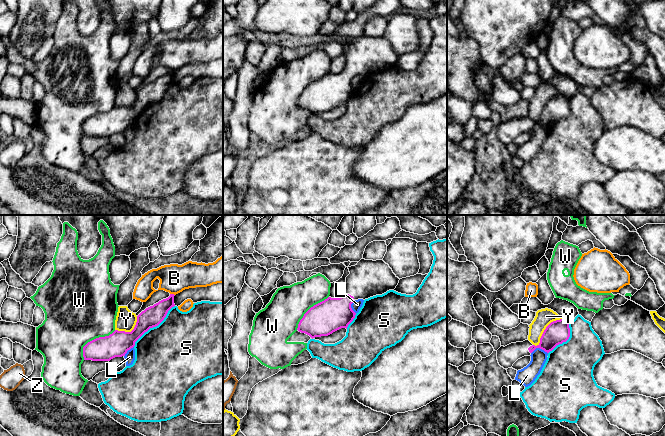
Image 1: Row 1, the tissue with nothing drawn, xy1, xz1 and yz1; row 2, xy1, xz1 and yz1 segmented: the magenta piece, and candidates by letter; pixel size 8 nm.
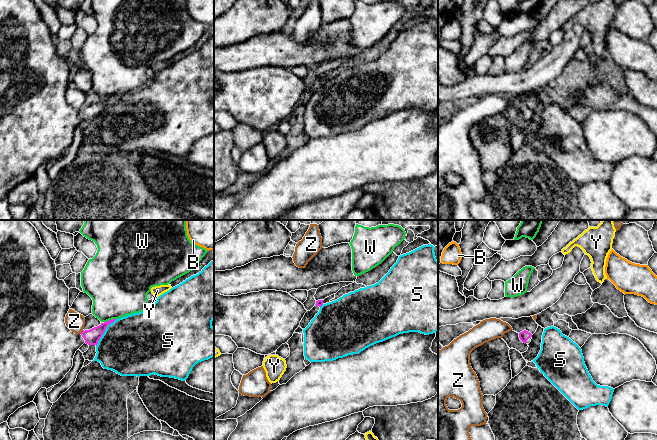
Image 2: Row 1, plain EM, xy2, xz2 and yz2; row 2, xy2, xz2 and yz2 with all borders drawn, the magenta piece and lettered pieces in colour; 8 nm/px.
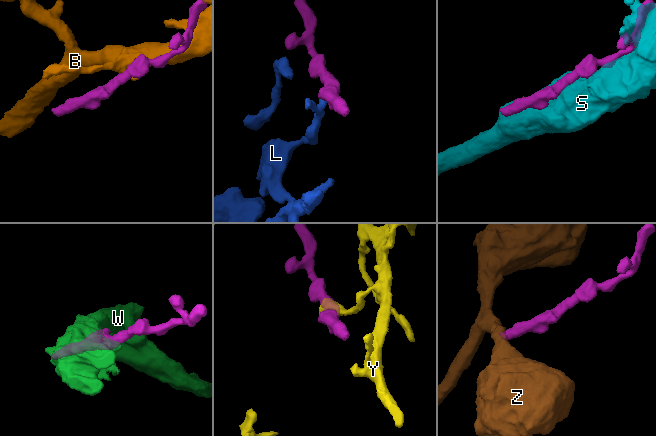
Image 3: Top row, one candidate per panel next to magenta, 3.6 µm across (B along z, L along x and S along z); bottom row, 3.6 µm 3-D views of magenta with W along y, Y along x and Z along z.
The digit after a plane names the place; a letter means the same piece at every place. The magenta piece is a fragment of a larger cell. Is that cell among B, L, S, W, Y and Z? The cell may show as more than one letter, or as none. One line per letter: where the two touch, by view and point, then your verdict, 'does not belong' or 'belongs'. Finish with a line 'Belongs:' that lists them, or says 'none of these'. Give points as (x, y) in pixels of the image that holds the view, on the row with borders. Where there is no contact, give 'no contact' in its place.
B: meets magenta in xy1 at (172, 294); does not belong
L: meets magenta in yz1 at (539, 347); does not belong
S: meets magenta in xy1 at (154, 326); does not belong
W: meets magenta in xy1 at (94, 339); does not belong
Y: meets magenta in yz1 at (544, 330); does not belong
Z: meets magenta in xy2 at (82, 332); does not belong
Belongs: none of these

